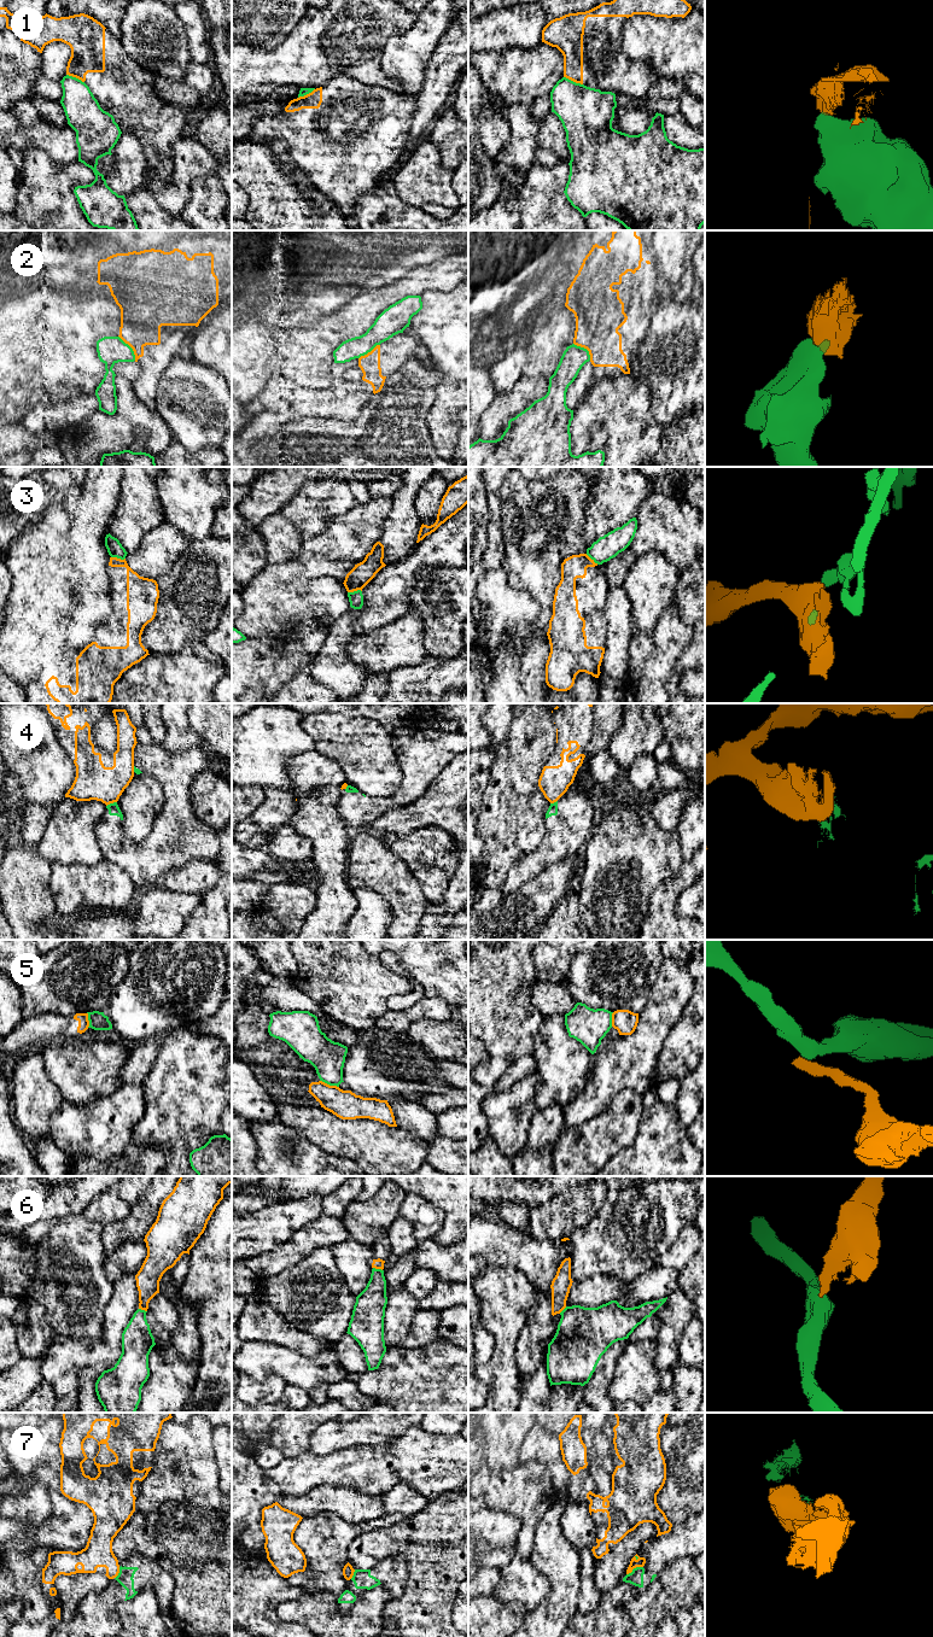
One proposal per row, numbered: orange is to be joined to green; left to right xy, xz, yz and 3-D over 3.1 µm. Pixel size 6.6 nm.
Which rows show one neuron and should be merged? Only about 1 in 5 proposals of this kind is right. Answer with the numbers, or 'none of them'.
none of them

